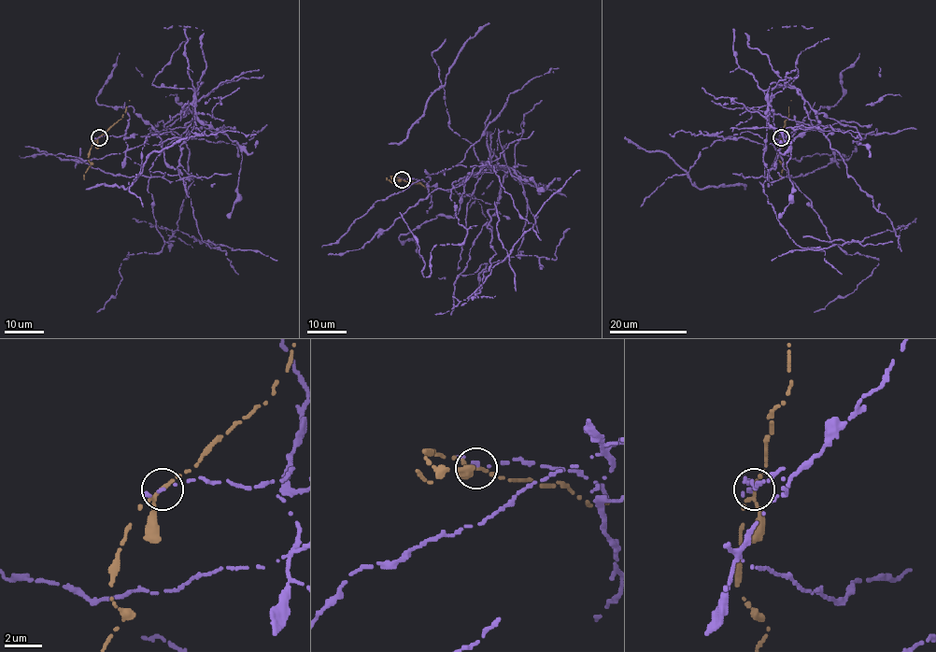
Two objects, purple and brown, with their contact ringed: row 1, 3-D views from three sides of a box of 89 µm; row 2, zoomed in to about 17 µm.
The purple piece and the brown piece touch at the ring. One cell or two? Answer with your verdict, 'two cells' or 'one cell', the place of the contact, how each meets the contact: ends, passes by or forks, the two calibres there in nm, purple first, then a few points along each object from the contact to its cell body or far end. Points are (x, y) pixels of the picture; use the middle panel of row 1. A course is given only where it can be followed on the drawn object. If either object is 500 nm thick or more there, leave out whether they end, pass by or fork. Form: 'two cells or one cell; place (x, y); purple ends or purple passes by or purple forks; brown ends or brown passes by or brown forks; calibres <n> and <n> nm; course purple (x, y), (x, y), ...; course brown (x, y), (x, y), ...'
two cells; place (402, 179); purple ends; brown passes by; calibres 200 and 180 nm; course purple (402, 179), (461, 196), (481, 162), (505, 172), (488, 210), (495, 253), (476, 293), (580, 170); course brown (402, 179), (393, 177), (390, 177), (392, 182), (387, 179)

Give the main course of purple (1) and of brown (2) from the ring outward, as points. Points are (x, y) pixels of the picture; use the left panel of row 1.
1: (99, 136), (158, 131), (165, 162), (178, 171), (203, 82), (185, 124), (192, 181), (172, 231), (277, 260)
2: (99, 136), (91, 147), (88, 157), (91, 164), (84, 179)

